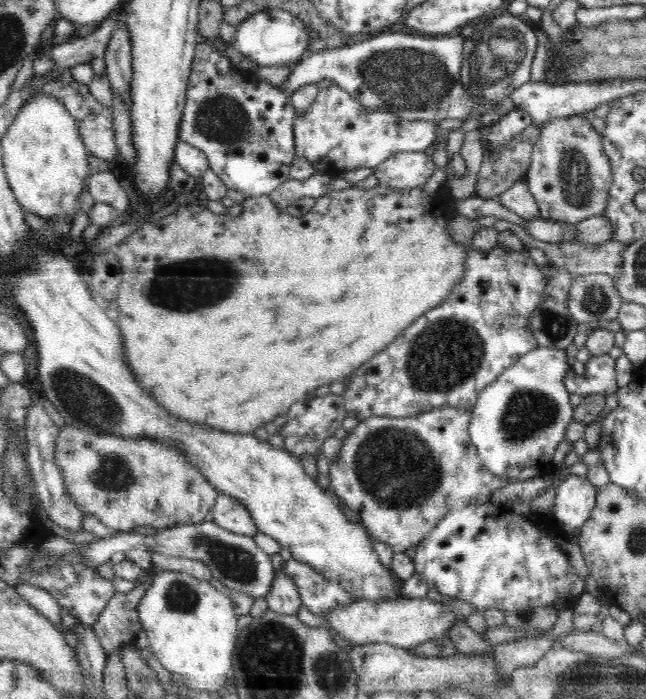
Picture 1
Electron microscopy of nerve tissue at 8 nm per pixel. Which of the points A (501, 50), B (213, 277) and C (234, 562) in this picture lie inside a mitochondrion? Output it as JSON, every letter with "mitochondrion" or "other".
{"A":"mitochondrion","B":"mitochondrion","C":"mitochondrion"}

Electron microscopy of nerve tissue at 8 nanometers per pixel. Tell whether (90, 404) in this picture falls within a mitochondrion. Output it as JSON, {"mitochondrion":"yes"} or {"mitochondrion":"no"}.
{"mitochondrion":"yes"}

